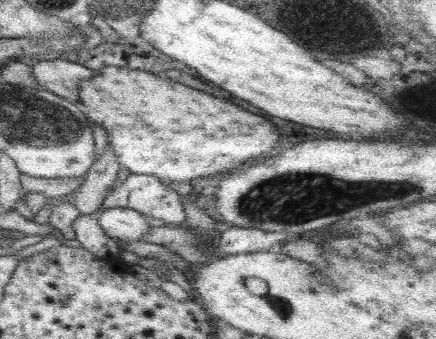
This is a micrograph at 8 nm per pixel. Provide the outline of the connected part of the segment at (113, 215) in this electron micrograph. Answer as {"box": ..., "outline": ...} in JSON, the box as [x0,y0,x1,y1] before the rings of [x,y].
{"box":[98,207,151,241],"outline":[[[128,207],[104,209],[98,216],[100,228],[110,238],[142,241],[143,236],[151,229],[146,217],[137,210]]]}

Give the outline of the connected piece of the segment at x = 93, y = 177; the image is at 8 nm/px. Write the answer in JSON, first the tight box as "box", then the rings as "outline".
{"box":[65,148,120,215],"outline":[[[108,148],[100,158],[95,159],[85,174],[80,188],[65,196],[72,197],[73,204],[82,215],[95,212],[103,203],[108,190],[118,184],[117,176],[120,164],[112,150]]]}

